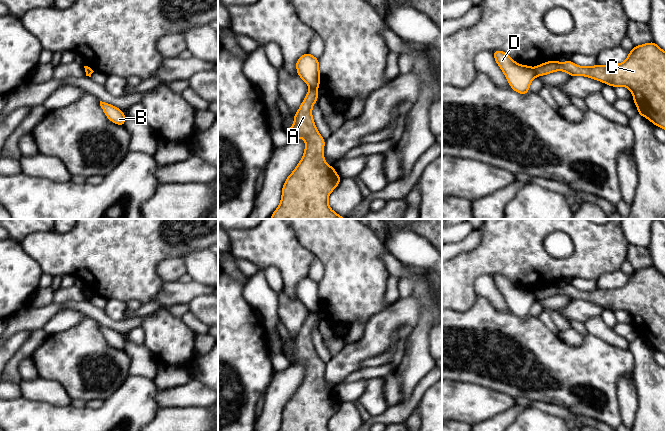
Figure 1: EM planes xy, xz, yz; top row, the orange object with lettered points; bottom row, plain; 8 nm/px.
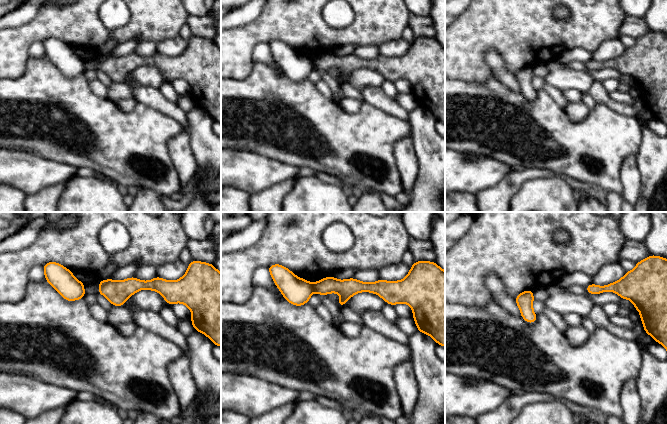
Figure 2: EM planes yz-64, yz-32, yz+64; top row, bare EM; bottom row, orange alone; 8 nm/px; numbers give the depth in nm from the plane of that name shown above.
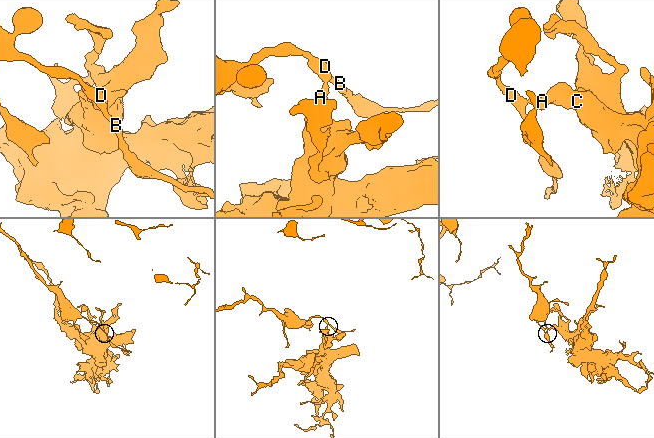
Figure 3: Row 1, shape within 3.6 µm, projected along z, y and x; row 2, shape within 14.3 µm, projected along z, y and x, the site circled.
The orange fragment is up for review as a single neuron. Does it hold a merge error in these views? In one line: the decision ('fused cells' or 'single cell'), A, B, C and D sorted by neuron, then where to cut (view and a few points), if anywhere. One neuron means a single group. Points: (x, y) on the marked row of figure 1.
fused cells | A C / B D | yz (533, 68), (536, 75)

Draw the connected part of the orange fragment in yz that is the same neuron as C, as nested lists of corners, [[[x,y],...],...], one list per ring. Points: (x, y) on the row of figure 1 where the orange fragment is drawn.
[[[654,41],[634,48],[629,52],[627,59],[620,64],[578,66],[572,61],[560,63],[551,60],[537,65],[534,68],[536,76],[544,76],[555,71],[566,71],[569,77],[586,76],[601,81],[612,87],[625,86],[633,94],[633,101],[638,109],[638,115],[650,120],[655,126],[666,131],[666,52],[664,52]]]

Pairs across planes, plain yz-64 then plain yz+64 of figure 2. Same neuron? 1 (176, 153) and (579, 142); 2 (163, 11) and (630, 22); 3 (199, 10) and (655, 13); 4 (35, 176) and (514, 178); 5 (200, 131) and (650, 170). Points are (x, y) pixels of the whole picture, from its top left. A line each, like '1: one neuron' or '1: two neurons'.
1: two neurons
2: two neurons
3: two neurons
4: two neurons
5: one neuron

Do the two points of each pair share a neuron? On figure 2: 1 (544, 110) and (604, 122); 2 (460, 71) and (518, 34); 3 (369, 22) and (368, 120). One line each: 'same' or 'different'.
1: same
2: same
3: different

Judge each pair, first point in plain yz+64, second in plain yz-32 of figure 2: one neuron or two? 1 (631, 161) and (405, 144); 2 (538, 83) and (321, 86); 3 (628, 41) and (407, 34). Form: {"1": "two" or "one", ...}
{"1": "one", "2": "two", "3": "one"}

